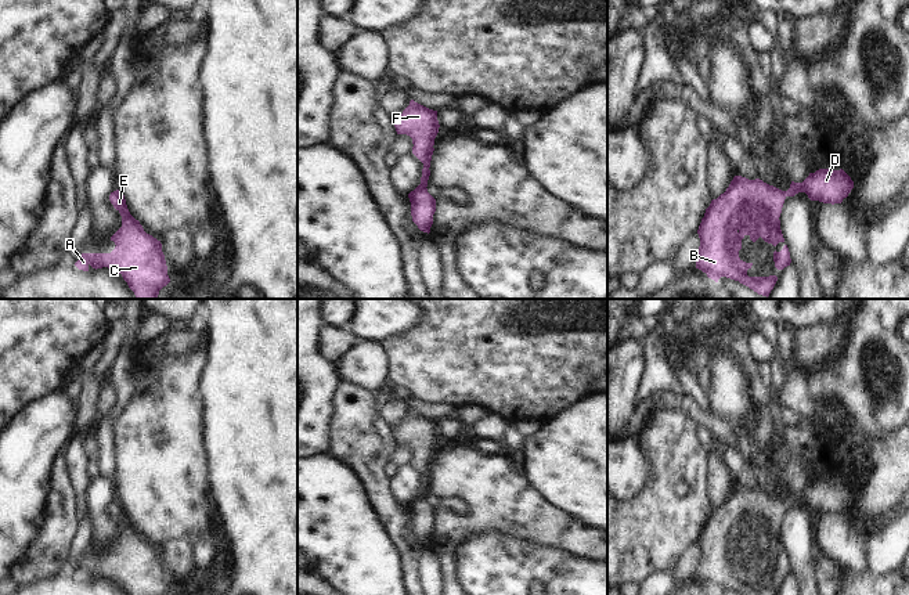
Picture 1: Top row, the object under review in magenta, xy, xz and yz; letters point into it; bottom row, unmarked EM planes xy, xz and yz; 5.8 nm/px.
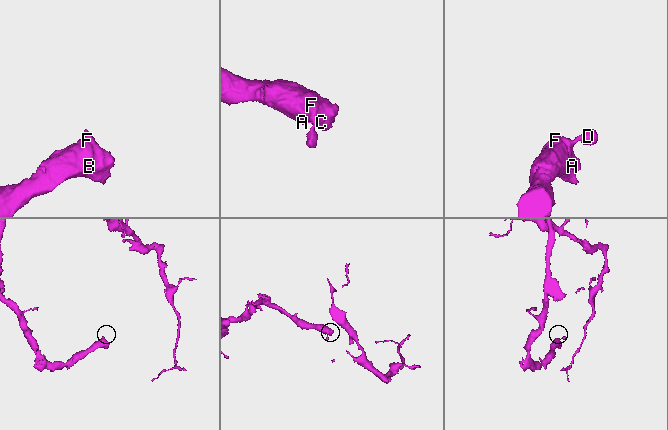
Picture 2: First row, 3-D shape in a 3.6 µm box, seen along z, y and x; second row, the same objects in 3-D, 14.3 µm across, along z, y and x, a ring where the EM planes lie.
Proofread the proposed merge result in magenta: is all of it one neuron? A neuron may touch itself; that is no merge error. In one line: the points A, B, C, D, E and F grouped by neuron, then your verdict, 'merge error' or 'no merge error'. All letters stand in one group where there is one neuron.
groups A B C D E F; no merge error

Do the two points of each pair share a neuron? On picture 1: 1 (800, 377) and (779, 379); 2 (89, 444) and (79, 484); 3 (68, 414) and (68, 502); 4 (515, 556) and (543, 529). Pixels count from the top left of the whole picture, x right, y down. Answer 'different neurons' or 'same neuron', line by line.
1: different neurons
2: different neurons
3: different neurons
4: different neurons

